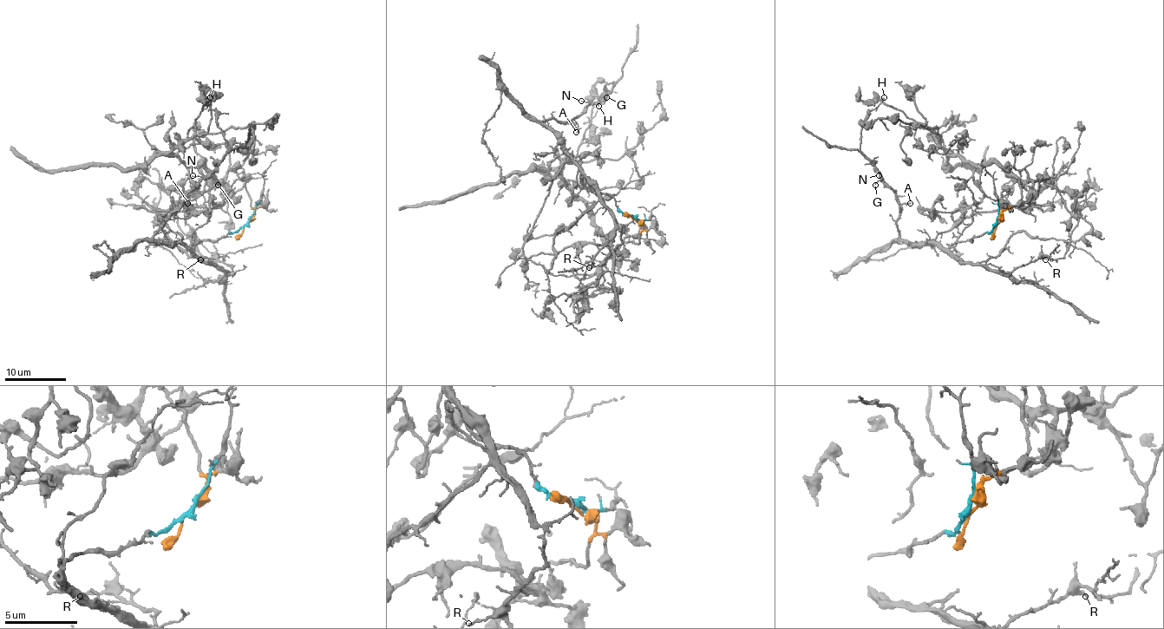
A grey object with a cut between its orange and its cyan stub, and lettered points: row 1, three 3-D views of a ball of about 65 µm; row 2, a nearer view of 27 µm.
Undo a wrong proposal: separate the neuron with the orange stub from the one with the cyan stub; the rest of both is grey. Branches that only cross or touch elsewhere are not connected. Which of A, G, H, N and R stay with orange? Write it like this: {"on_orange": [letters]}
{"on_orange": []}

